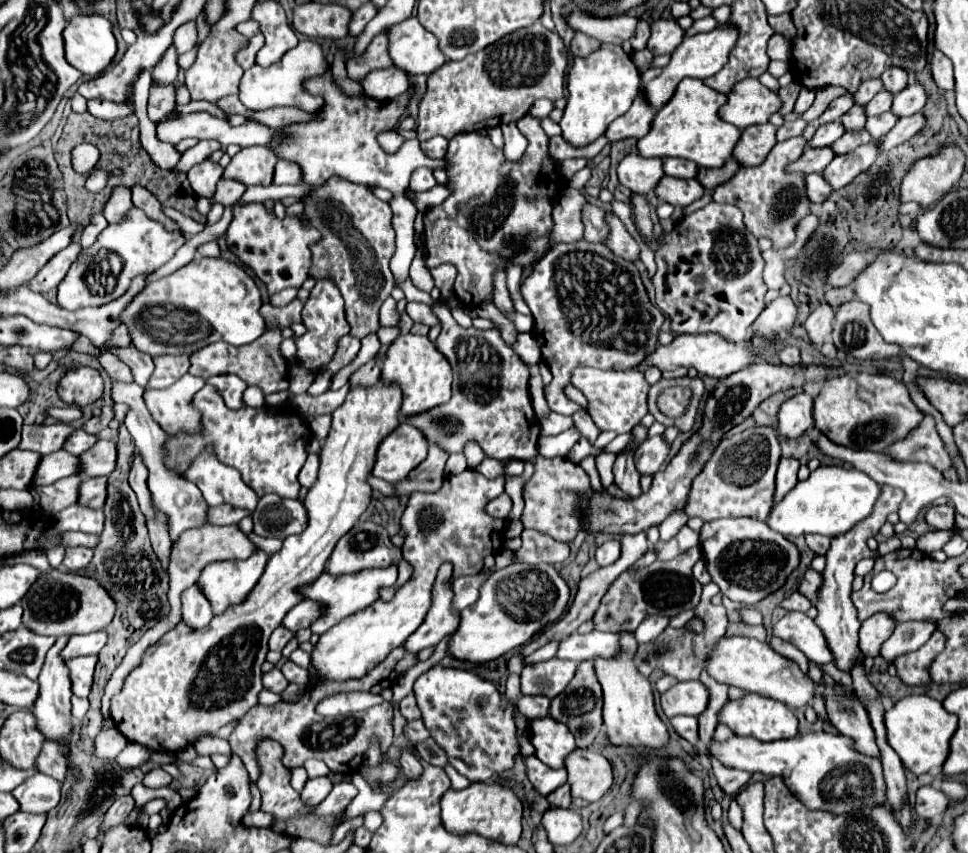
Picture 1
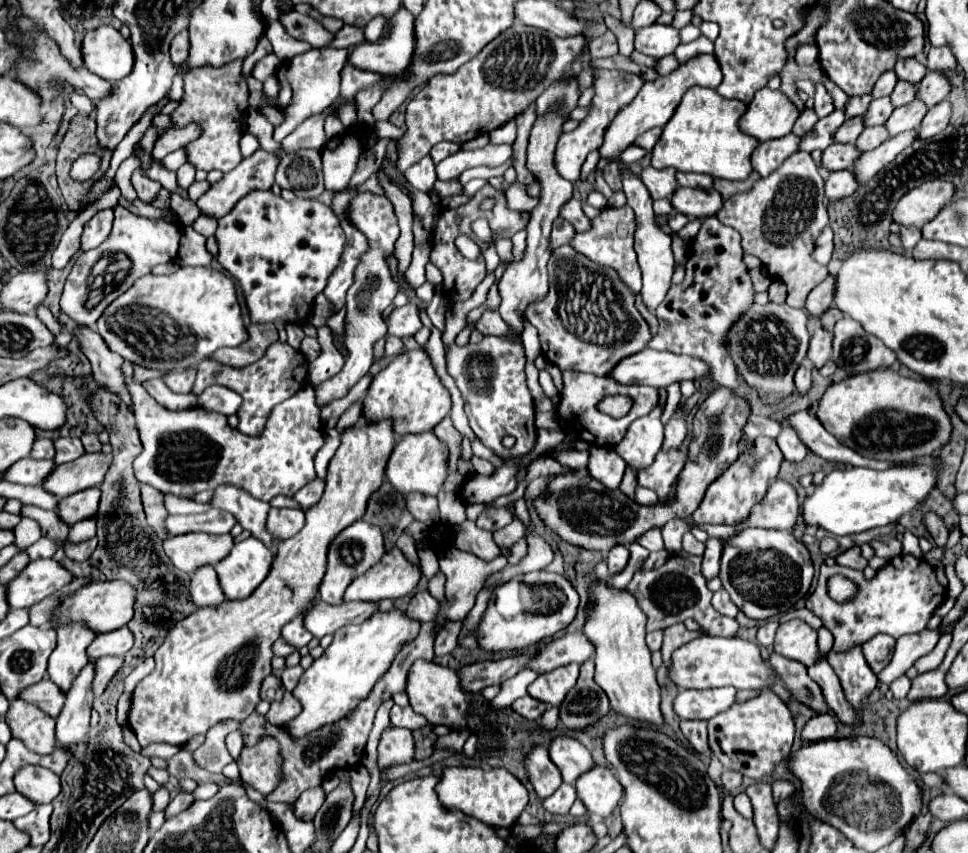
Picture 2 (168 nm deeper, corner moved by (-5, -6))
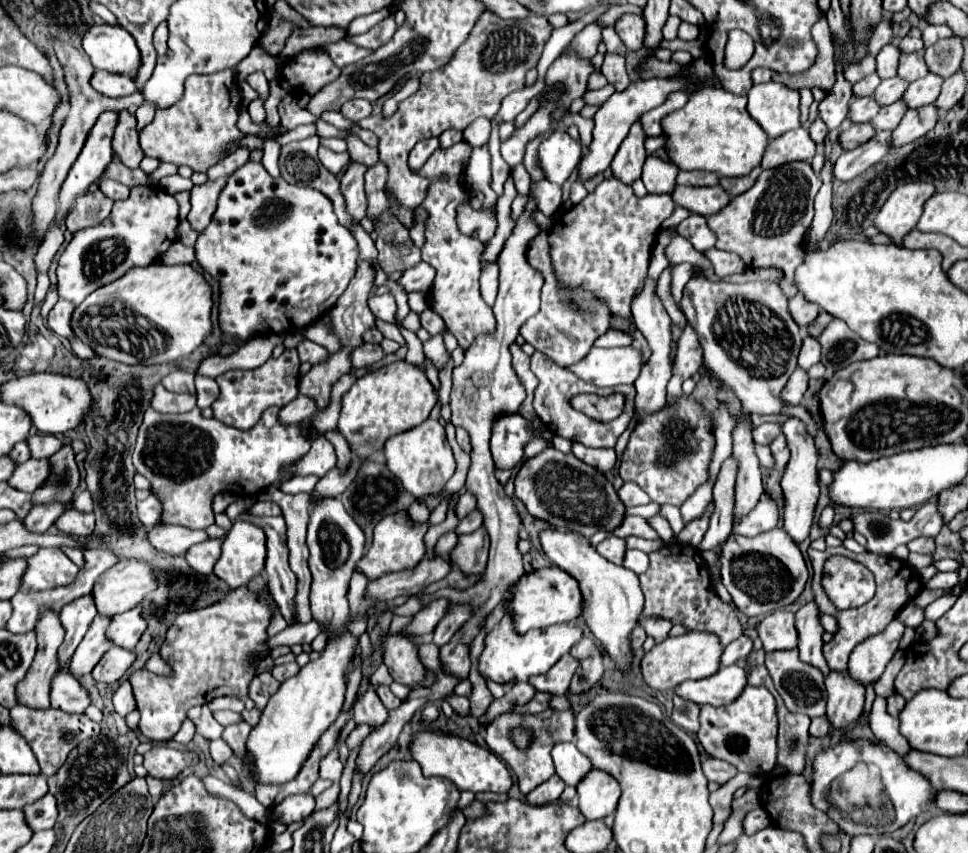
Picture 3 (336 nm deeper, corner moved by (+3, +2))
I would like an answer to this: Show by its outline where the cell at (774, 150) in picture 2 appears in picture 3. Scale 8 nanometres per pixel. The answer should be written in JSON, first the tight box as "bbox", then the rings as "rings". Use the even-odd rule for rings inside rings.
{"bbox":[762,128,814,168],"rings":[[[796,128],[794,132],[786,132],[766,146],[766,152],[762,156],[762,168],[776,168],[786,162],[794,160],[812,160],[814,156],[814,142],[806,128]]]}

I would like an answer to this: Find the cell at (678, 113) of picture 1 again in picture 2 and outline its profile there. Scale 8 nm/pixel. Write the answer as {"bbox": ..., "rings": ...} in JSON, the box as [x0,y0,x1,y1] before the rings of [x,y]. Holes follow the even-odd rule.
{"bbox":[652,88,760,180],"rings":[[[690,88],[652,150],[652,166],[658,170],[672,166],[680,172],[700,172],[724,180],[746,180],[754,170],[750,156],[760,142],[740,130],[738,120],[744,112],[746,104],[742,100],[728,100],[710,88]]]}

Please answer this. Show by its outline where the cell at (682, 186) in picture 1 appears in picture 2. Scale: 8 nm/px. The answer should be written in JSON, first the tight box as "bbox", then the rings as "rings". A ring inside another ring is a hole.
{"bbox":[672,188,722,218],"rings":[[[678,188],[678,192],[672,196],[672,206],[688,218],[708,218],[722,208],[722,196],[716,190],[706,192],[694,188]]]}

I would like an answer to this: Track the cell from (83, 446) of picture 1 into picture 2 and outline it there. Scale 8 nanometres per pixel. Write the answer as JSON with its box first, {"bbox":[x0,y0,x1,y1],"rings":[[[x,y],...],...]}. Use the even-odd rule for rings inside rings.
{"bbox":[52,436,84,464],"rings":[[[52,436],[52,442],[54,442],[54,448],[56,448],[56,454],[52,458],[54,464],[64,464],[64,462],[70,462],[70,460],[76,460],[84,454],[84,448],[82,448],[82,442],[78,438],[62,438],[62,436]]]}

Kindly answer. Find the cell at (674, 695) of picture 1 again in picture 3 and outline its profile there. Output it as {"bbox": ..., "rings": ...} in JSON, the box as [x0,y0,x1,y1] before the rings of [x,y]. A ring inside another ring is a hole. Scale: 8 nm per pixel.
{"bbox":[674,664,746,706],"rings":[[[732,664],[718,670],[718,674],[710,678],[682,682],[678,688],[674,688],[674,692],[682,700],[690,700],[698,706],[702,704],[726,706],[740,696],[744,686],[746,686],[746,672],[740,666]]]}

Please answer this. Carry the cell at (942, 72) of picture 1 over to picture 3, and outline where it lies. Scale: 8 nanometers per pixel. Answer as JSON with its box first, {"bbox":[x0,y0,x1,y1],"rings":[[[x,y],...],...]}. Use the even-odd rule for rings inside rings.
{"bbox":[922,24,952,48],"rings":[[[928,24],[928,26],[924,28],[924,32],[922,32],[922,40],[924,40],[924,46],[926,46],[926,48],[932,46],[932,44],[936,44],[938,40],[950,38],[950,36],[952,36],[950,28],[946,28],[946,26],[934,26],[934,24]]]}

